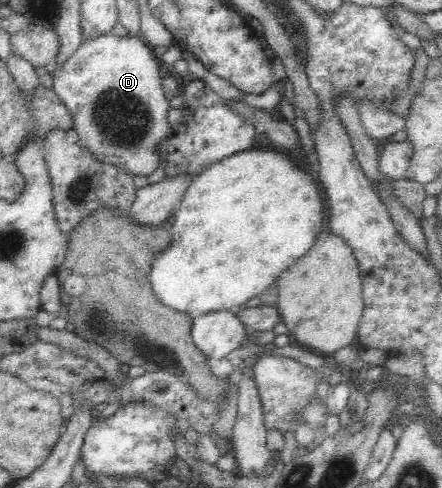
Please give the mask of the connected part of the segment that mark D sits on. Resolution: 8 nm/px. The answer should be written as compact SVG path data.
M106 32L98 37L82 40L80 47L76 49L73 55L67 58L67 61L59 66L53 72L53 90L60 97L60 100L66 105L68 112L72 115L73 126L80 137L80 140L87 146L87 149L100 161L109 162L118 168L123 168L131 175L142 174L142 176L148 176L151 172L154 172L158 168L158 150L156 146L162 145L164 140L171 134L170 124L166 119L166 111L170 108L170 105L164 94L162 93L162 81L160 79L160 66L161 62L154 56L153 48L148 46L144 40L138 37L130 36L112 36L112 34Z

